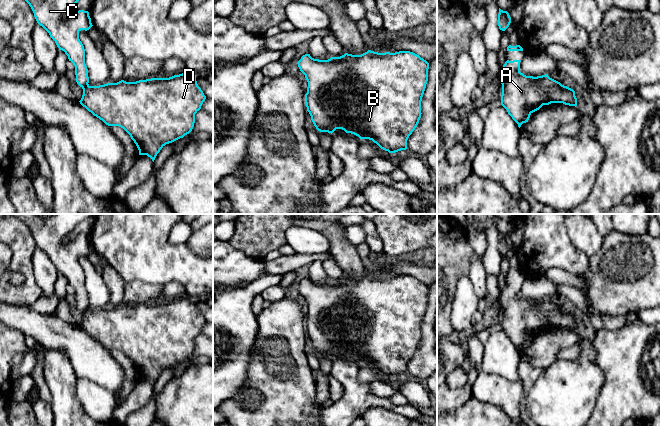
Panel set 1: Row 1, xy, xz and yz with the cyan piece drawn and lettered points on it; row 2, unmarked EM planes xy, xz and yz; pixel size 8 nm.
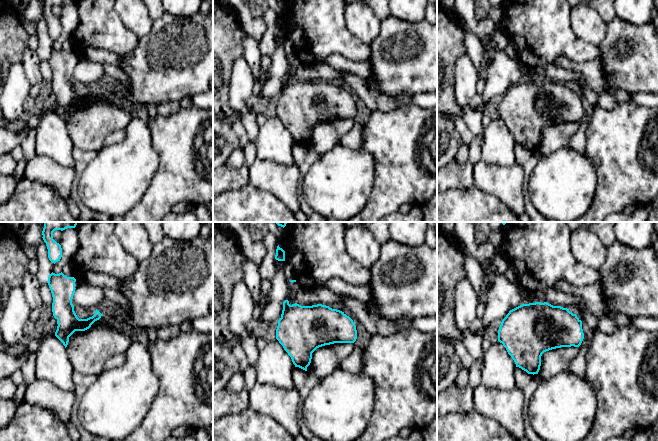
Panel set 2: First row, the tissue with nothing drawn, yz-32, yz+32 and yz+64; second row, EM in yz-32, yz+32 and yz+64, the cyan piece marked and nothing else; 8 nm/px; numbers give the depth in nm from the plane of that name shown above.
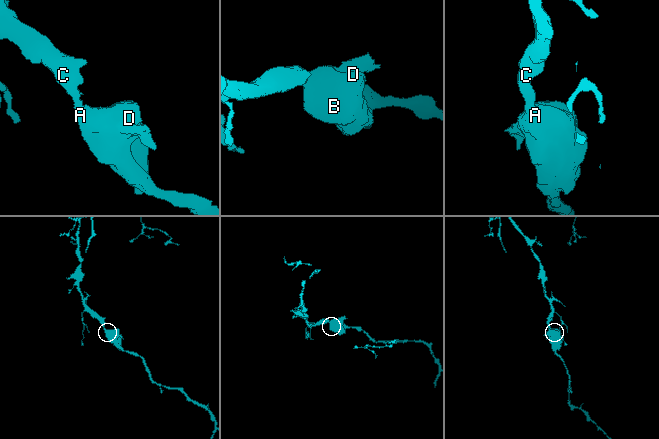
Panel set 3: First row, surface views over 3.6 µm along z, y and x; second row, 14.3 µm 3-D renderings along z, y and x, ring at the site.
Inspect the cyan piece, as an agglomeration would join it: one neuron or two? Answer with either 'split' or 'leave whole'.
leave whole

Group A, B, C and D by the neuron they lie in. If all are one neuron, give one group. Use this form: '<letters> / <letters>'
A B C D

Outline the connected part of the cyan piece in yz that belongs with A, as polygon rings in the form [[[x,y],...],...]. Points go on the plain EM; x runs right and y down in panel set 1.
[[[507,284],[500,295],[501,329],[519,352],[543,329],[563,327],[577,330],[573,313],[550,302],[548,298],[537,301],[524,299],[520,296],[520,286]]]

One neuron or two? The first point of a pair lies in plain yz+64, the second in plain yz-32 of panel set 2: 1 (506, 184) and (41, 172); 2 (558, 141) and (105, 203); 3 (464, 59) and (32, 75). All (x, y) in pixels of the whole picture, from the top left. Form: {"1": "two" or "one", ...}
{"1": "one", "2": "two", "3": "two"}

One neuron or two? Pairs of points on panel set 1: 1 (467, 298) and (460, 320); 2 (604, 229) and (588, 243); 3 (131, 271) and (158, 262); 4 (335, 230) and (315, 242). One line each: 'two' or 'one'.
1: one
2: two
3: one
4: two

